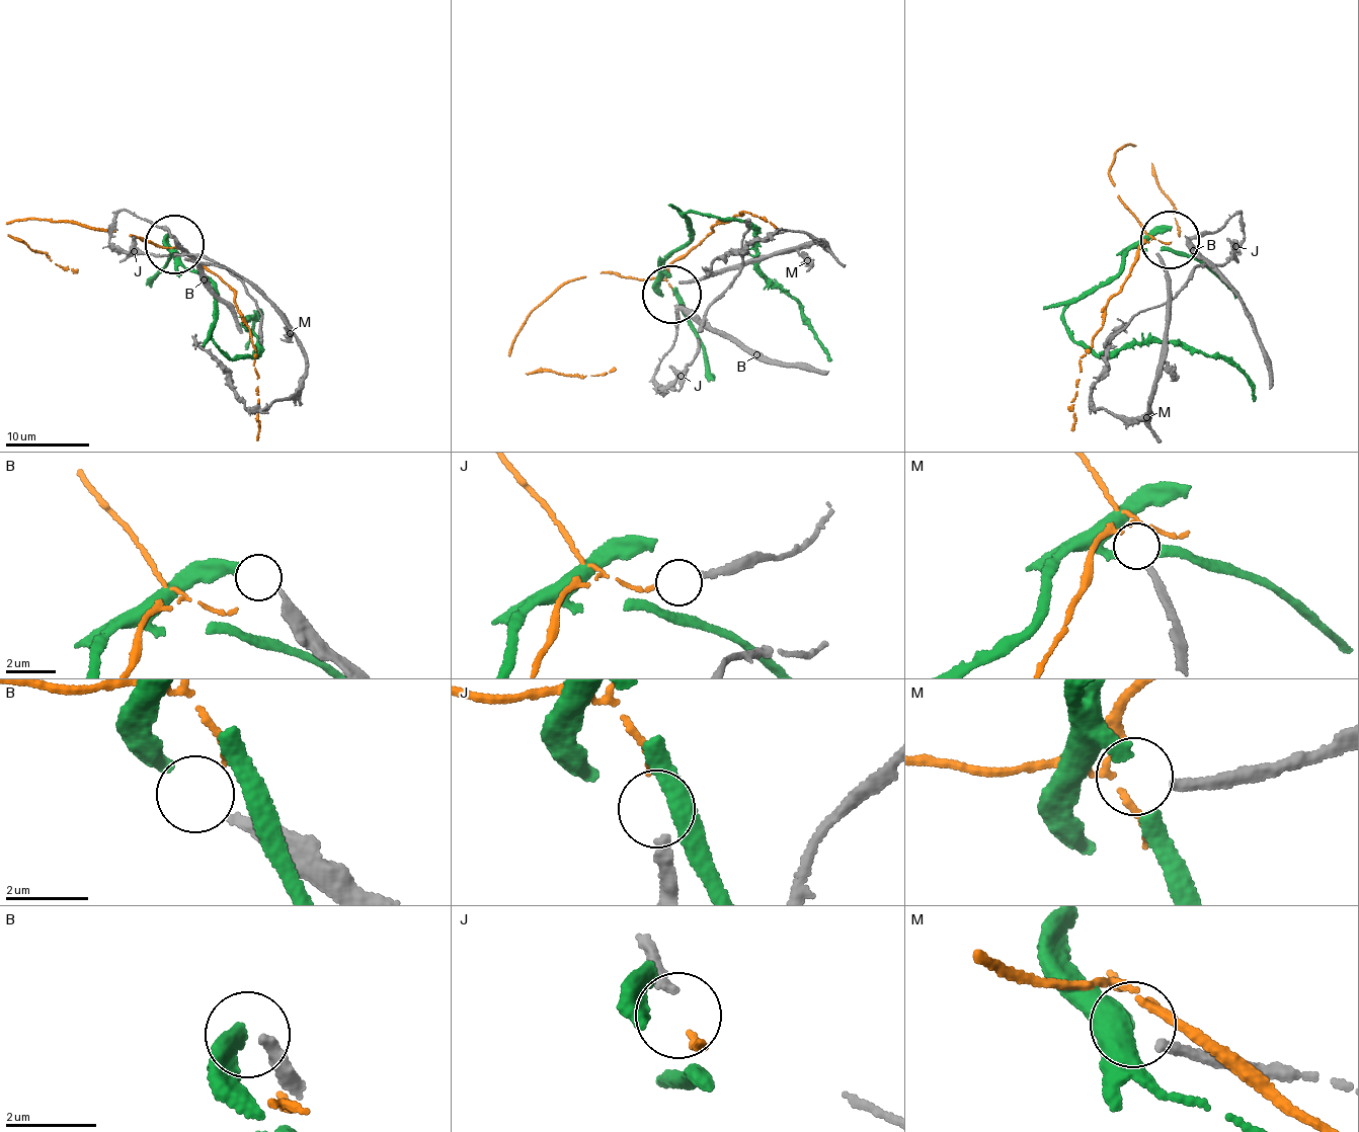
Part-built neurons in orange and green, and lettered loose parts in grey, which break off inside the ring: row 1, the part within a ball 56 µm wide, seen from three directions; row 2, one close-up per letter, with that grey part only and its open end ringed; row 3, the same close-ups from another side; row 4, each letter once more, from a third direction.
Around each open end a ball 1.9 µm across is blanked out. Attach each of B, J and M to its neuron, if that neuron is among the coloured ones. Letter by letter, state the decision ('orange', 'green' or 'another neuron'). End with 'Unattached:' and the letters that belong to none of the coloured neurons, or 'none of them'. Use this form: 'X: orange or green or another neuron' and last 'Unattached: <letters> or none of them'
B: green
J: orange
M: another neuron
Unattached: M

